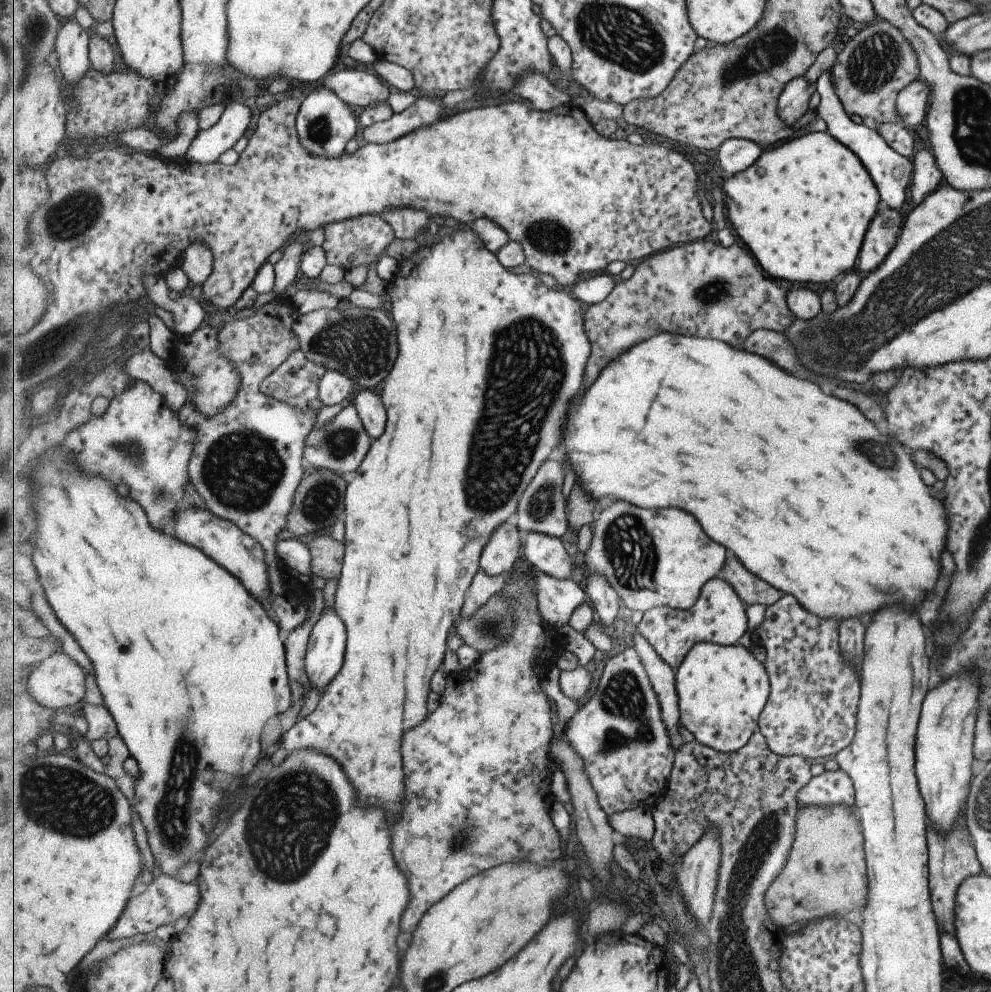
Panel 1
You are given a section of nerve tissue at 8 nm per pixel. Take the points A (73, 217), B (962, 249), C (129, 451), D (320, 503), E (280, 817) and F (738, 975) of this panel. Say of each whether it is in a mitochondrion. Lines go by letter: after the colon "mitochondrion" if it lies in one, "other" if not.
A: mitochondrion
B: mitochondrion
C: mitochondrion
D: mitochondrion
E: mitochondrion
F: mitochondrion

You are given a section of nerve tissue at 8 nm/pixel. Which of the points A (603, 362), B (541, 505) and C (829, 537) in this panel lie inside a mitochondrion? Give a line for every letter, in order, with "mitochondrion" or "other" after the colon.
A: other
B: mitochondrion
C: other

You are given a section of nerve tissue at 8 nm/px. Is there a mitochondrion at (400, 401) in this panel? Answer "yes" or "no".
no

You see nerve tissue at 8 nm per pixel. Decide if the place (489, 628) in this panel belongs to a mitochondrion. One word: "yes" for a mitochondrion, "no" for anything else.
yes

